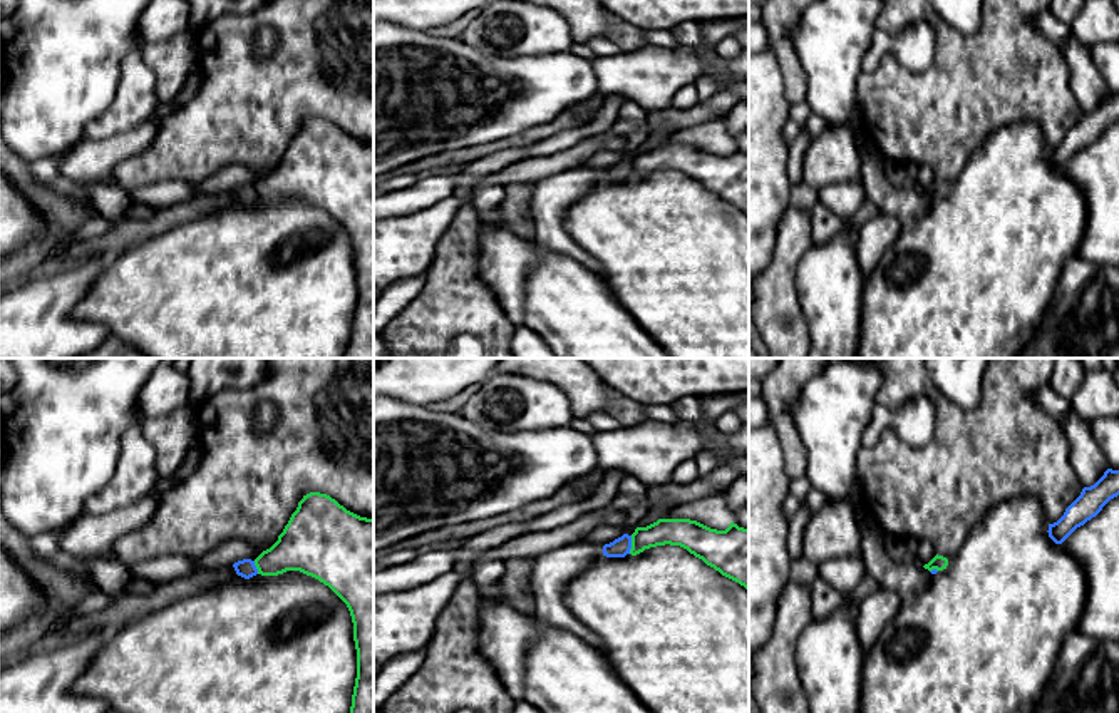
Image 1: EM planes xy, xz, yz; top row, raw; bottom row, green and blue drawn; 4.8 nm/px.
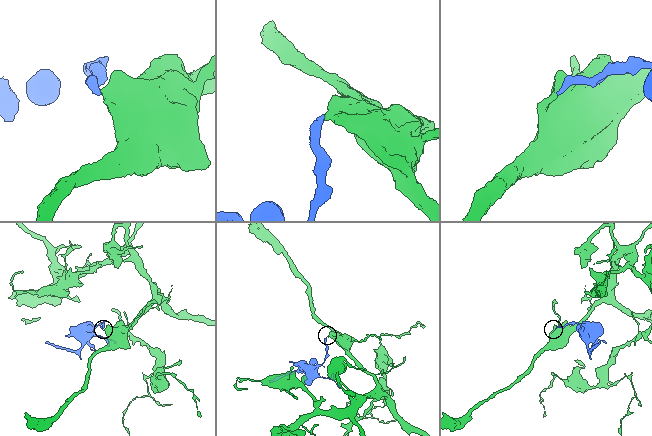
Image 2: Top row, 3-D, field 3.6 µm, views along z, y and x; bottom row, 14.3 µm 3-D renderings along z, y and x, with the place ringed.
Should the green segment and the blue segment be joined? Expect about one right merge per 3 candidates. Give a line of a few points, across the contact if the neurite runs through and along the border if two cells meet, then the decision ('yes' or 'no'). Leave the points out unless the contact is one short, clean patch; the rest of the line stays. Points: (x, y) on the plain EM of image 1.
xz (632, 161), (629, 178) | no

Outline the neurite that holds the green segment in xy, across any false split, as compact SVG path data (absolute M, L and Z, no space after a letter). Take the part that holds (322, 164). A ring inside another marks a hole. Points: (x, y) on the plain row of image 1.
M310 117L255 191L261 201L300 196L328 211L347 229L353 248L357 303L343 358L374 358L374 144L347 136L327 119Z

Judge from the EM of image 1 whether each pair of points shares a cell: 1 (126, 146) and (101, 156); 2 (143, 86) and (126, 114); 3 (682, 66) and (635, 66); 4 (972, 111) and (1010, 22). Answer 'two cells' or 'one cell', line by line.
1: one cell
2: one cell
3: one cell
4: one cell

